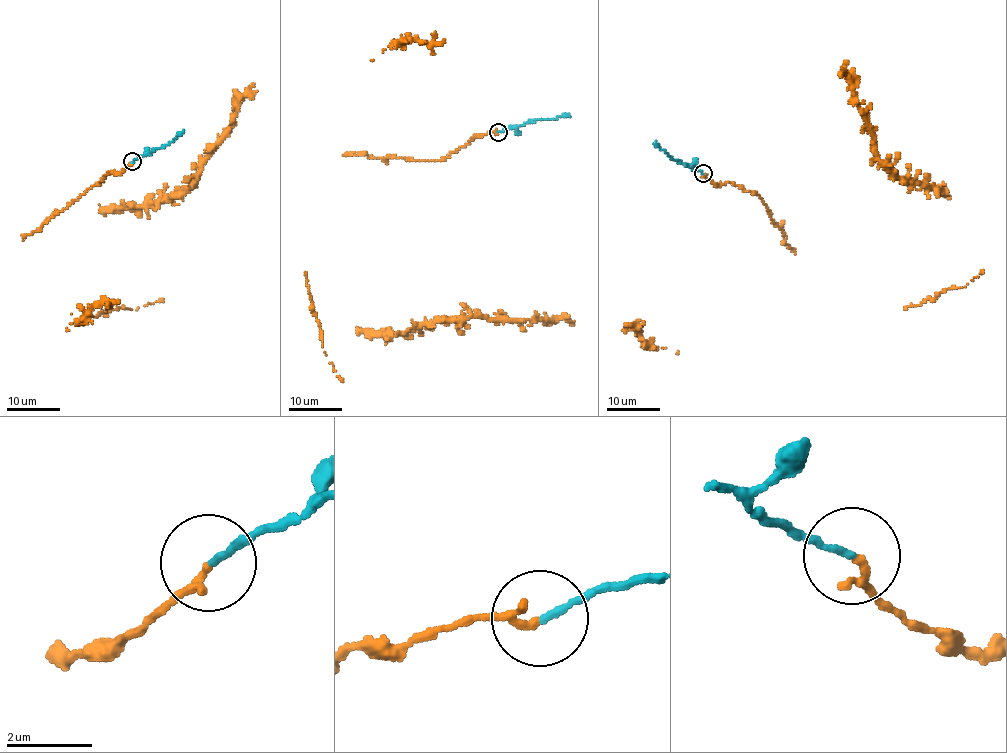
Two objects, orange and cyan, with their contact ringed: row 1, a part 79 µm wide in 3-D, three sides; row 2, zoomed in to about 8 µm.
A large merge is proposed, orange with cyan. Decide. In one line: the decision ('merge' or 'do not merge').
do not merge

